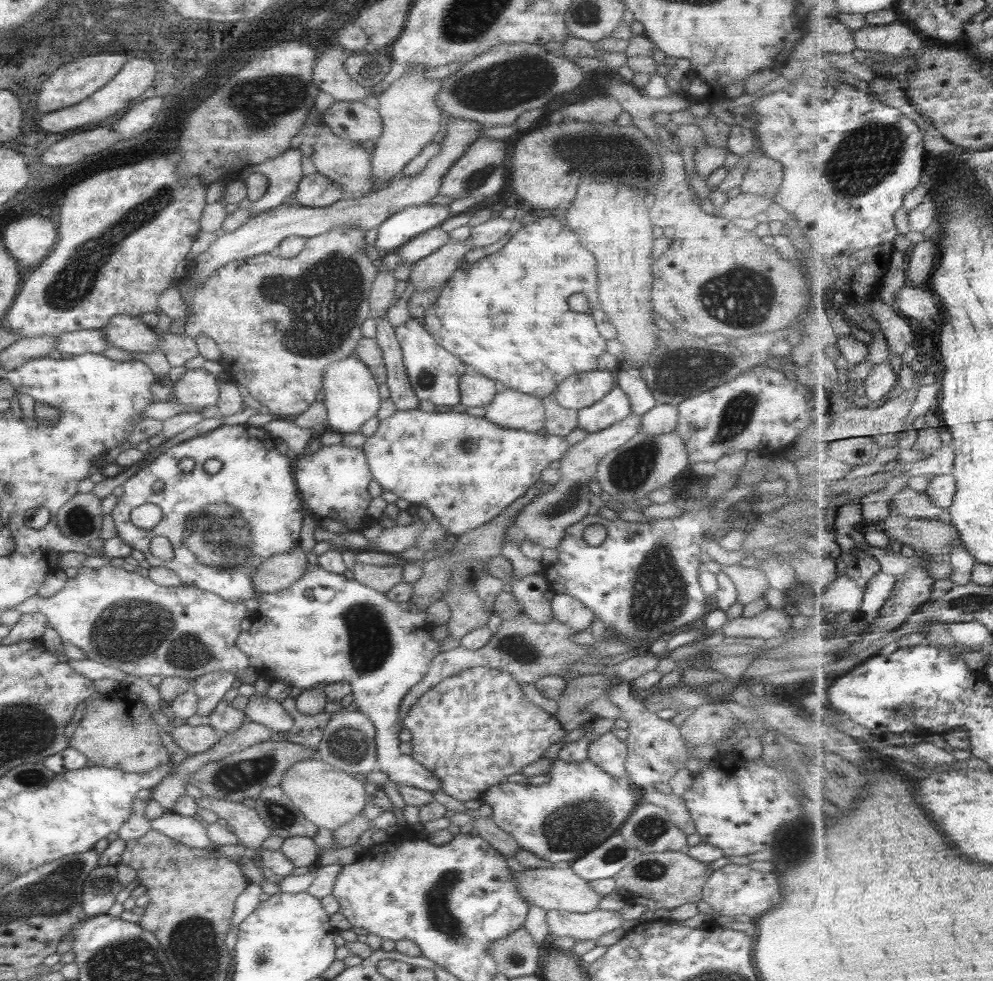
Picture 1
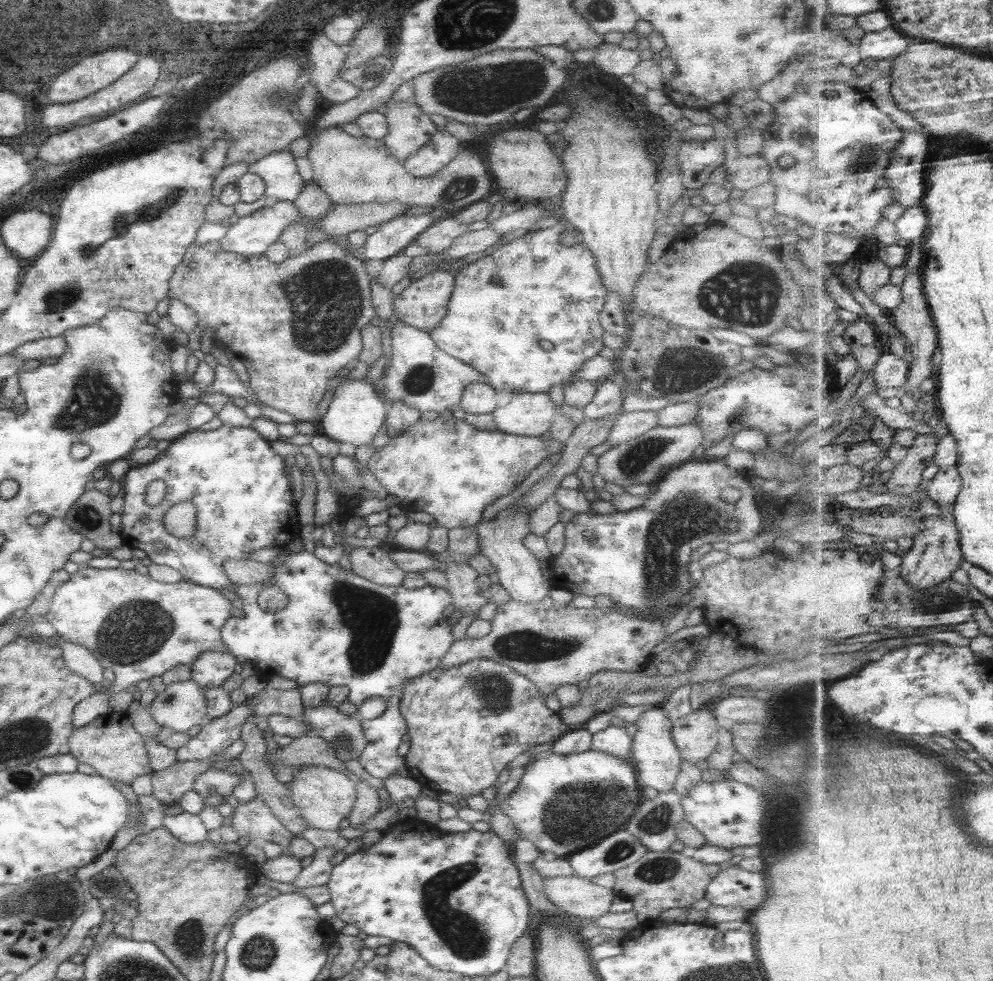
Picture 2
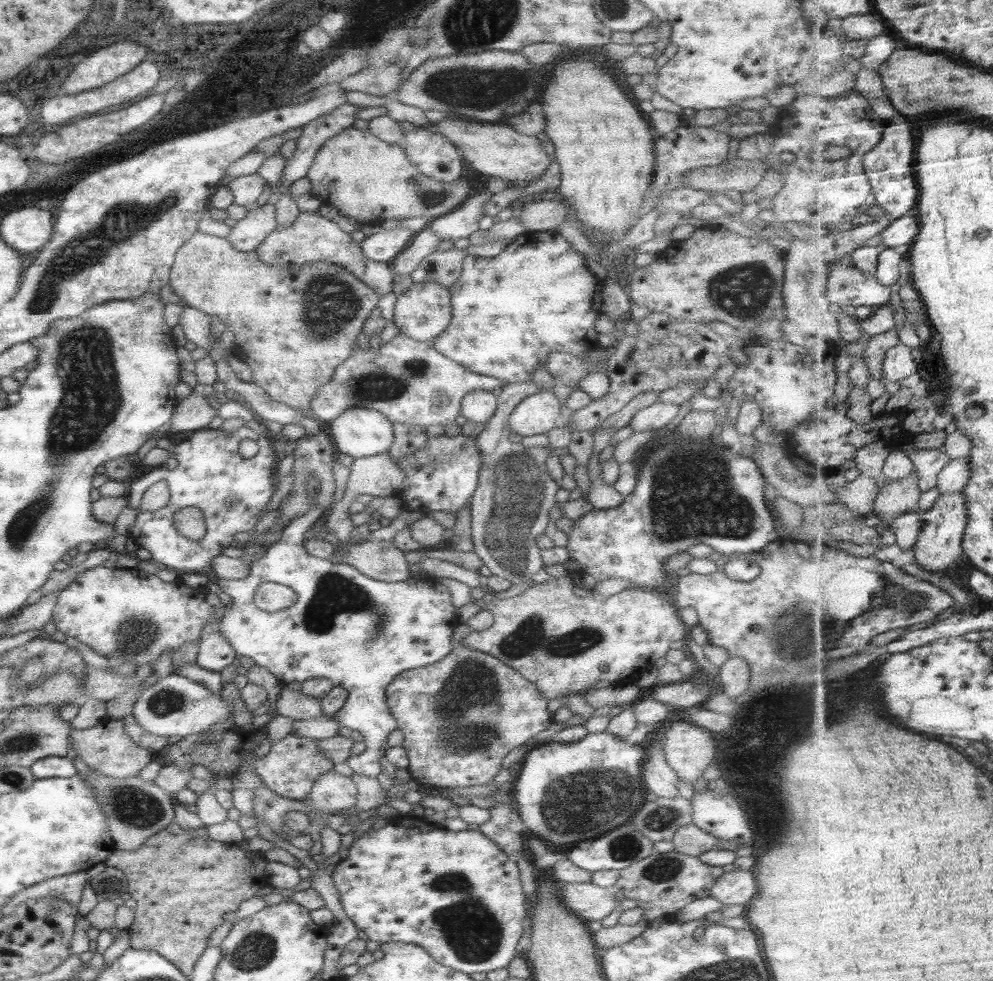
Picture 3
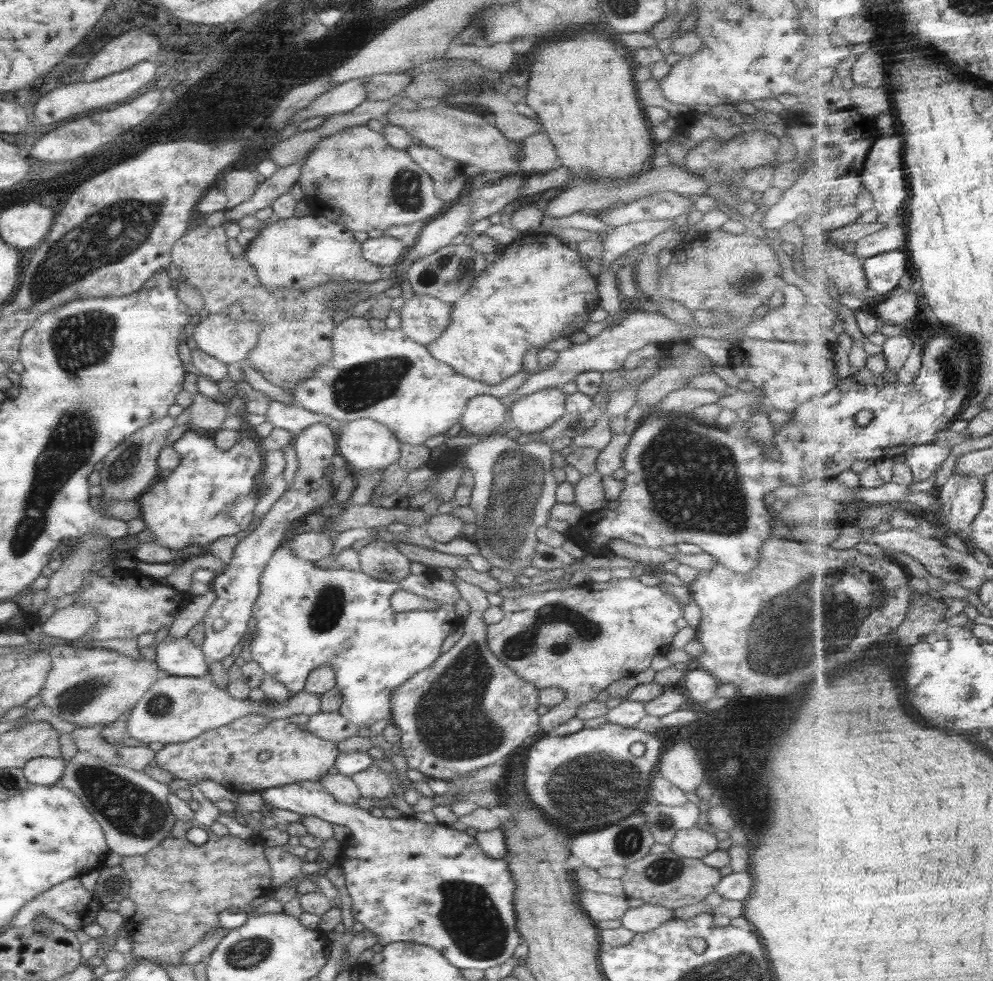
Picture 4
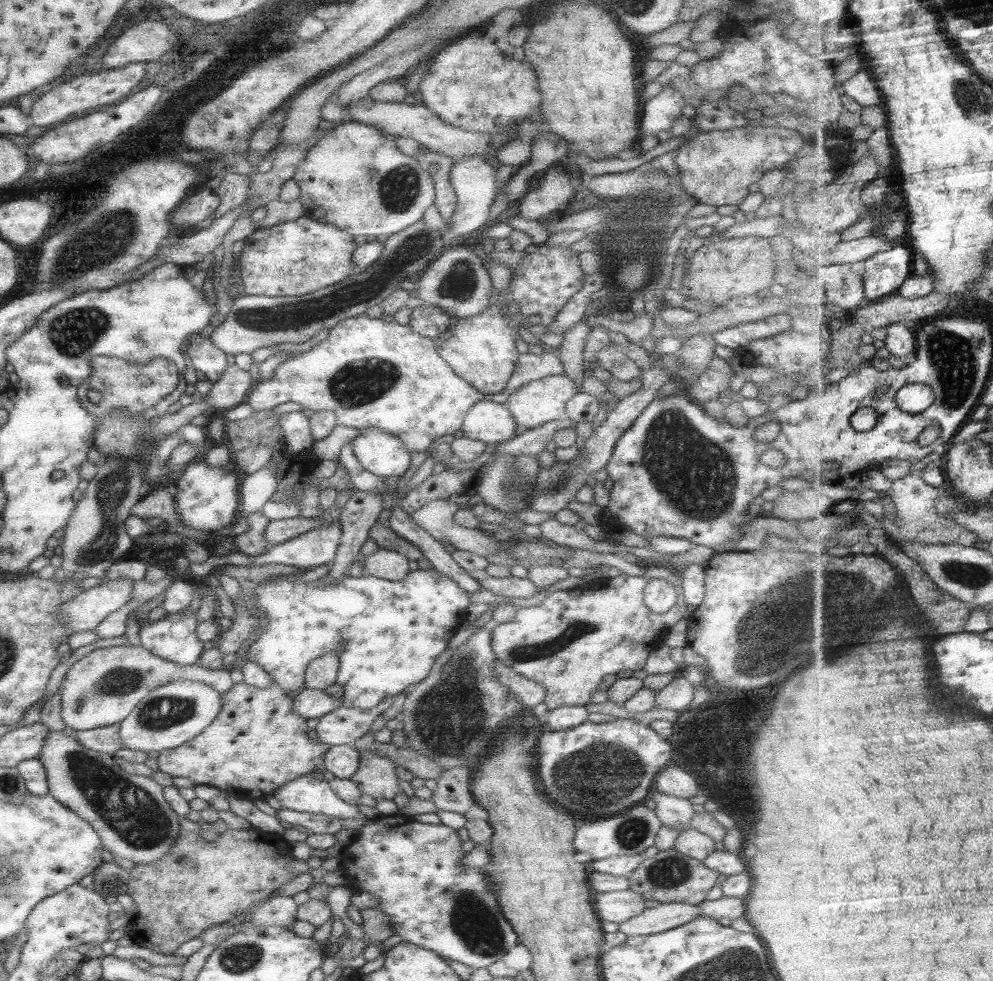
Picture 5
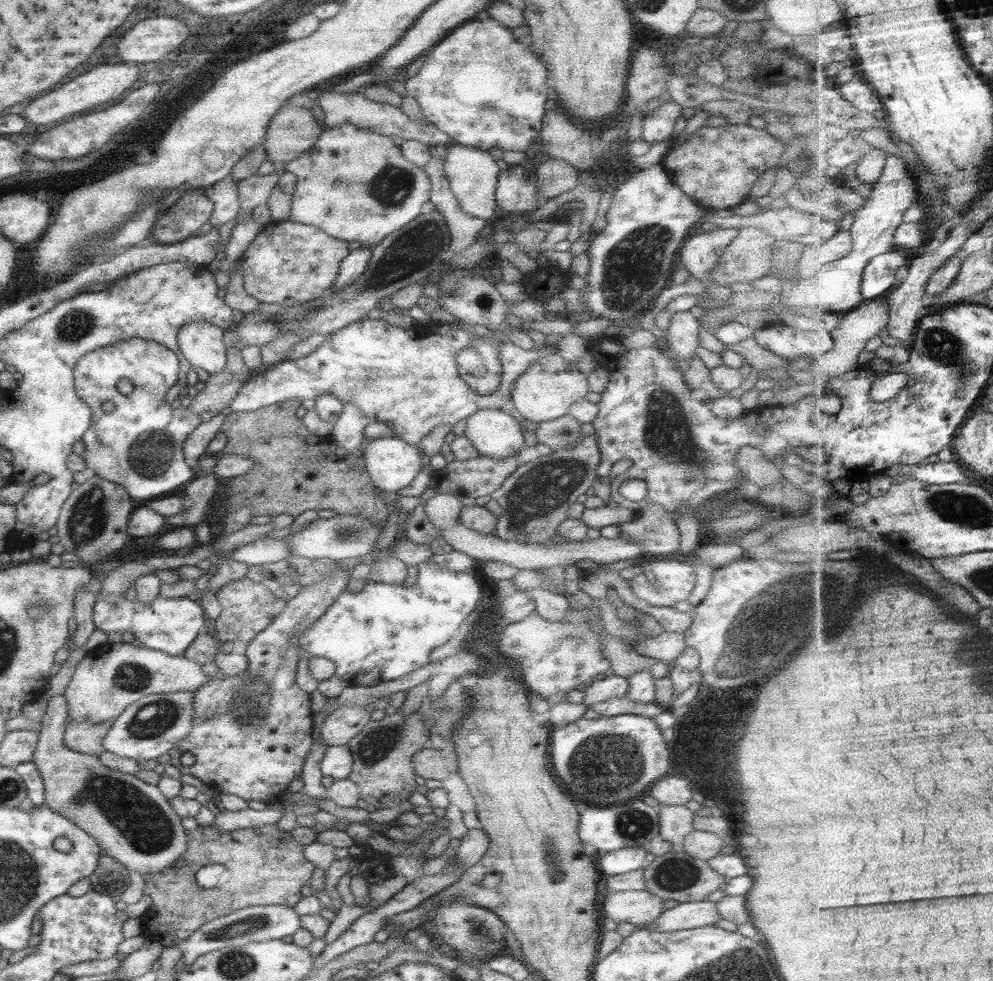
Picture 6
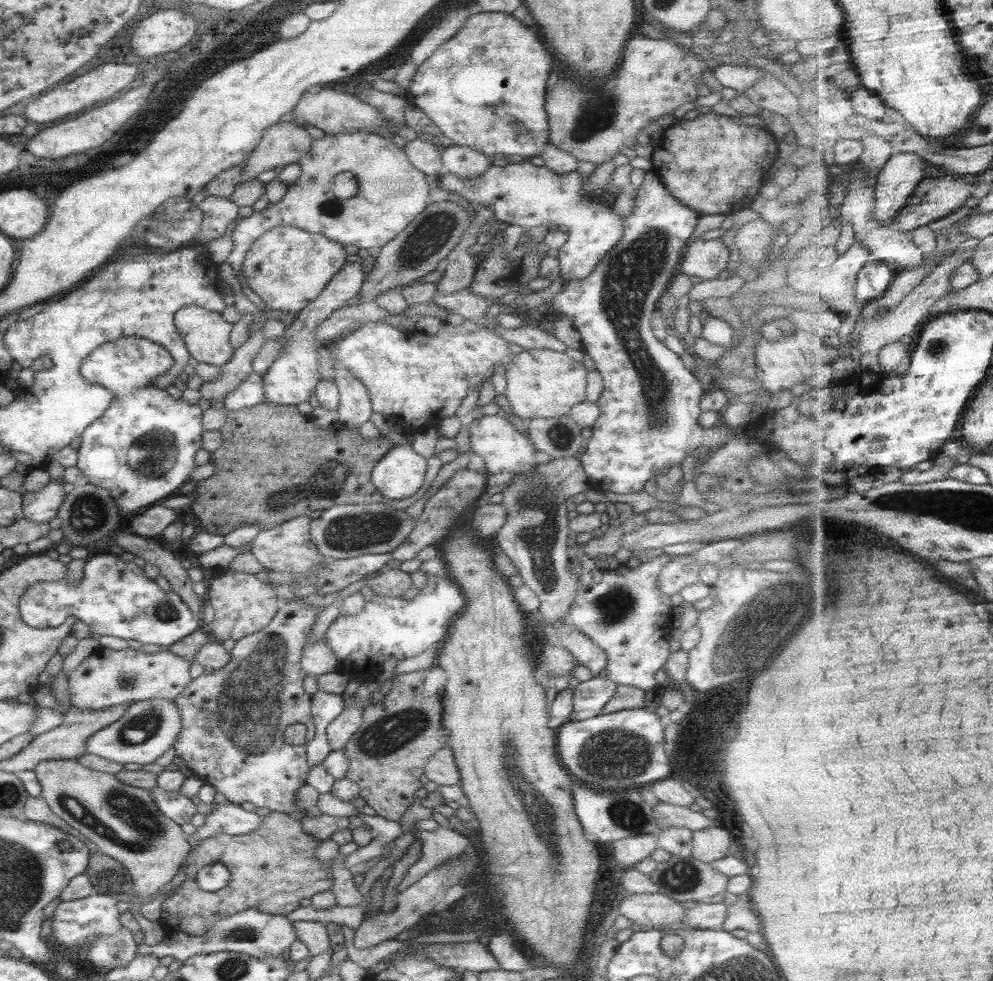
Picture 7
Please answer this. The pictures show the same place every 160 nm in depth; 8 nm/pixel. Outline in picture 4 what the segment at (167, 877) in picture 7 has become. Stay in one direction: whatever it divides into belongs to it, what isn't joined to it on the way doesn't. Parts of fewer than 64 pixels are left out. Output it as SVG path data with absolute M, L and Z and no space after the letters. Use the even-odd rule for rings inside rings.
M77 750L69 761L64 761L64 771L56 785L61 785L63 789L69 789L75 793L99 824L109 852L121 857L142 855L153 849L167 836L176 821L168 809L167 795L170 790L167 785L157 782L143 771L129 770L122 766L101 762L95 755L88 752Z

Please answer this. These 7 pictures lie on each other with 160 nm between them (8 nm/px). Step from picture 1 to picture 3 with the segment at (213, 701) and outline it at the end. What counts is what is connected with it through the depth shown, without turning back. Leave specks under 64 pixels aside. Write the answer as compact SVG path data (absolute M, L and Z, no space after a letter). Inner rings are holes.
M220 616L209 621L201 630L194 661L201 669L215 673L227 669L235 660L235 654L219 633L219 622Z

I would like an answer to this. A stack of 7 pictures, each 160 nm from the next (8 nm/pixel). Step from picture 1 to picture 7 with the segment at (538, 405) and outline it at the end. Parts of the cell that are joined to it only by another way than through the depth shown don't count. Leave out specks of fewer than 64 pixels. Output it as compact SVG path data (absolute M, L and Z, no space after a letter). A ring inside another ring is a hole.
M538 348L523 350L512 355L510 366L504 372L504 396L512 413L524 421L565 415L575 404L586 401L584 390L587 371L582 362L571 359L563 352Z

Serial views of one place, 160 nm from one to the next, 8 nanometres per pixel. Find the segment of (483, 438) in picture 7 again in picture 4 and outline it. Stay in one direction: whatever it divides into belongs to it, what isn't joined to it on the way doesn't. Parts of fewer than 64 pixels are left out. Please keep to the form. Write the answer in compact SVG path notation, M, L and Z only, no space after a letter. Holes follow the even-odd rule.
M475 395L460 413L458 422L461 423L461 429L467 430L469 435L481 437L498 429L506 412L500 399Z

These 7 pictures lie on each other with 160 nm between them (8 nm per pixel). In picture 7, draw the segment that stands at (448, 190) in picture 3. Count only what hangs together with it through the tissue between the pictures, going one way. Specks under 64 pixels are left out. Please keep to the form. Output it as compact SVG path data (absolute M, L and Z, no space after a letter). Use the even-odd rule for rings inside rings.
M353 131L352 133L319 136L317 140L311 142L308 153L301 156L296 164L299 166L300 175L294 183L288 186L287 192L283 194L279 203L259 212L253 211L247 217L238 218L229 230L232 247L225 262L229 264L236 277L241 276L241 263L246 250L260 234L270 228L292 226L310 233L322 234L325 238L338 242L342 246L347 244L357 246L363 252L373 246L381 248L400 230L403 230L429 203L428 194L431 188L429 180L407 161L401 142L393 144L388 135ZM339 172L353 174L357 182L357 192L348 200L336 199L331 192L333 177Z

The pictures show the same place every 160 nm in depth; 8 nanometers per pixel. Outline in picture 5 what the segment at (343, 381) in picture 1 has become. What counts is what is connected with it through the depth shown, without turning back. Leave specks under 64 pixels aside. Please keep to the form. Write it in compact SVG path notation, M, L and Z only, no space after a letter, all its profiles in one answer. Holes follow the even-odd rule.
M375 427L358 430L350 442L352 455L371 474L399 478L409 466L409 452L392 434Z

